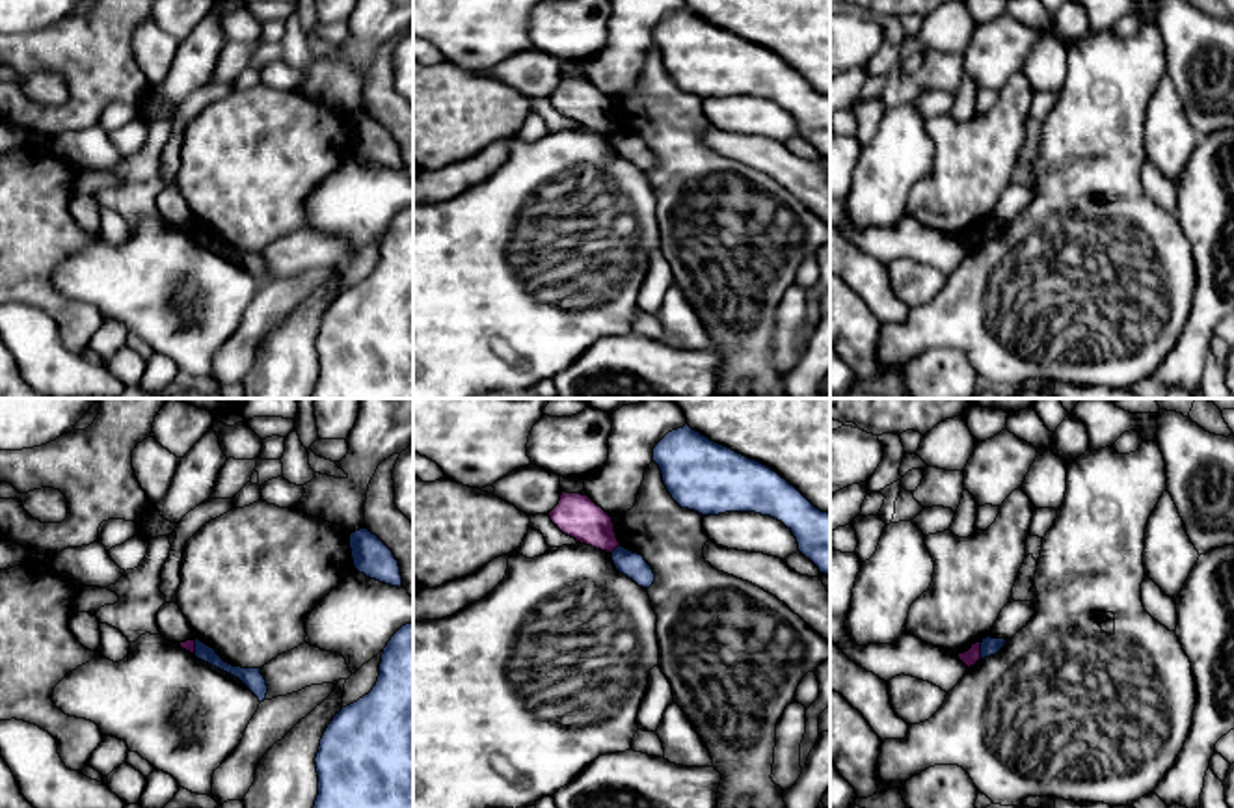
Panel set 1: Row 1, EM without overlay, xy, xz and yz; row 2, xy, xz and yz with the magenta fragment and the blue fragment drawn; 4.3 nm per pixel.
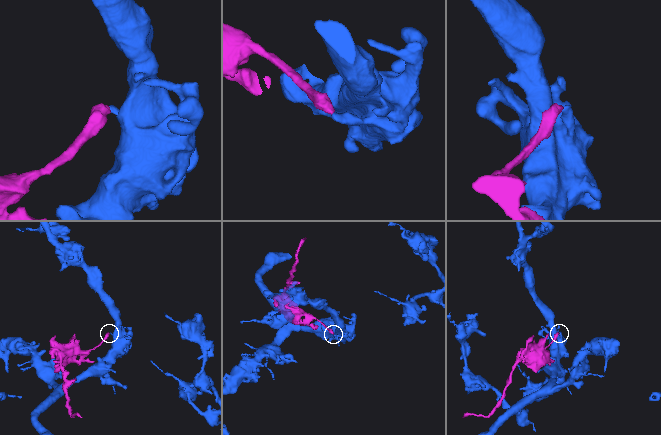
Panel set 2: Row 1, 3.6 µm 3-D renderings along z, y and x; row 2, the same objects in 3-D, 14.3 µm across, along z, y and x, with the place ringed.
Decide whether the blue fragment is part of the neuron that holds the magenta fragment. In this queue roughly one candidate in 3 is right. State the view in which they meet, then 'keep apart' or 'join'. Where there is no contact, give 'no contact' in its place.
yz | keep apart

